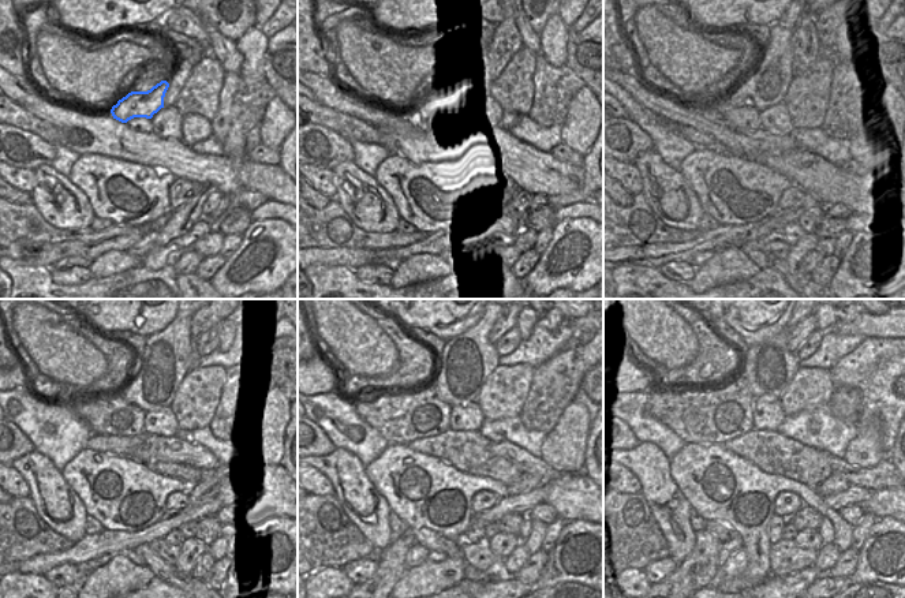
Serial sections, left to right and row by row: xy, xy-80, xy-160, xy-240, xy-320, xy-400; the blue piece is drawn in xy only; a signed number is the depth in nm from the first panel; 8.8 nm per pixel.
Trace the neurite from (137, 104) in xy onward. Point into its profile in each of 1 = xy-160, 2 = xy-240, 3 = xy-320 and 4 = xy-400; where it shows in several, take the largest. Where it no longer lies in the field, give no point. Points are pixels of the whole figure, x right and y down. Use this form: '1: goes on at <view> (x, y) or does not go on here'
1: goes on at xy-160 (766, 86)
2: goes on at xy-240 (167, 357)
3: goes on at xy-320 (466, 362)
4: goes on at xy-400 (769, 367)

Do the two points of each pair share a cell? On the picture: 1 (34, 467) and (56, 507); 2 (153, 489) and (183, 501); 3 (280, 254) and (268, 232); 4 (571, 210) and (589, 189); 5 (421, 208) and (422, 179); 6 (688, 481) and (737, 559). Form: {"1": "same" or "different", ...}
{"1": "same", "2": "different", "3": "same", "4": "different", "5": "same", "6": "different"}

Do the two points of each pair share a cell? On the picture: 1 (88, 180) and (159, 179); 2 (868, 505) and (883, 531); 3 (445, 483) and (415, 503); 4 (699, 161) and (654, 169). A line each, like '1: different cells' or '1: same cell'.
1: same cell
2: different cells
3: same cell
4: different cells

